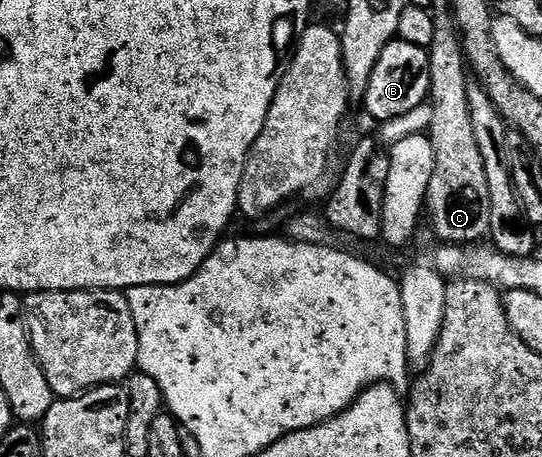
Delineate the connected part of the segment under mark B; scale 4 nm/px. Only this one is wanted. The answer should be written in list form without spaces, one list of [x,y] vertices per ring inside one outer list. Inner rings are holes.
[[[396,38],[389,42],[389,46],[385,46],[385,50],[381,50],[381,58],[377,58],[377,66],[373,66],[373,75],[369,78],[369,86],[362,93],[361,100],[376,122],[384,122],[409,114],[409,110],[428,103],[430,94],[427,49]]]

